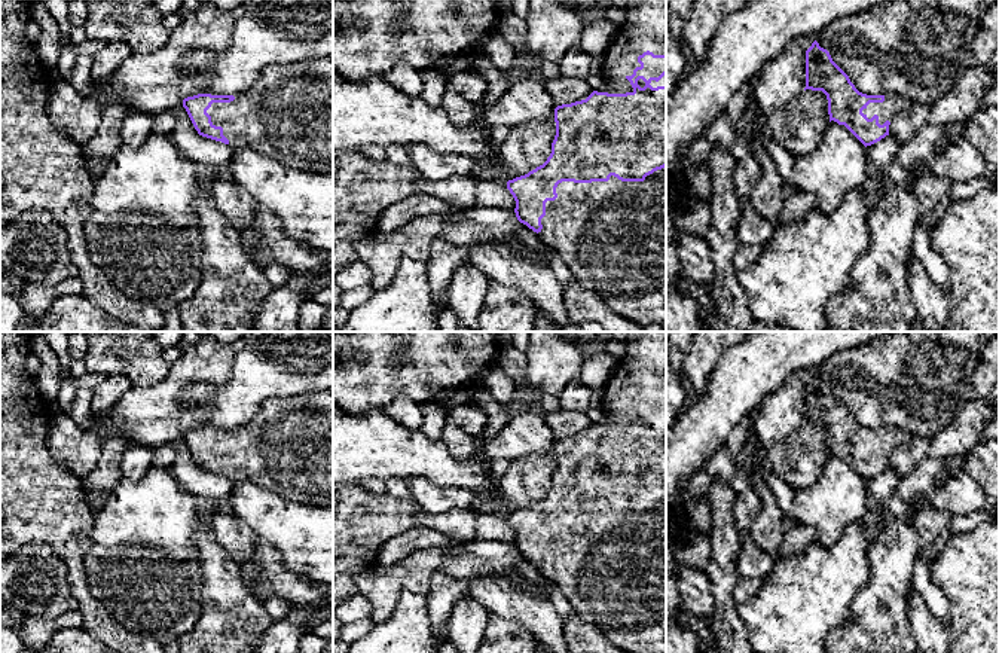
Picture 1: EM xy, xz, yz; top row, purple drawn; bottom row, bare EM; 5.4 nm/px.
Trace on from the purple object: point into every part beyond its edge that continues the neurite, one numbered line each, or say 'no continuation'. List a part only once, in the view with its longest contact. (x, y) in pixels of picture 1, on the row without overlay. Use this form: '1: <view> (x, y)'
1: xz (644, 362)
2: xz (611, 567)

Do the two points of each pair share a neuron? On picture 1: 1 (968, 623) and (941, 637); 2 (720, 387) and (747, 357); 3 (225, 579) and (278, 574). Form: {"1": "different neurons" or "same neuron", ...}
{"1": "different neurons", "2": "same neuron", "3": "different neurons"}

